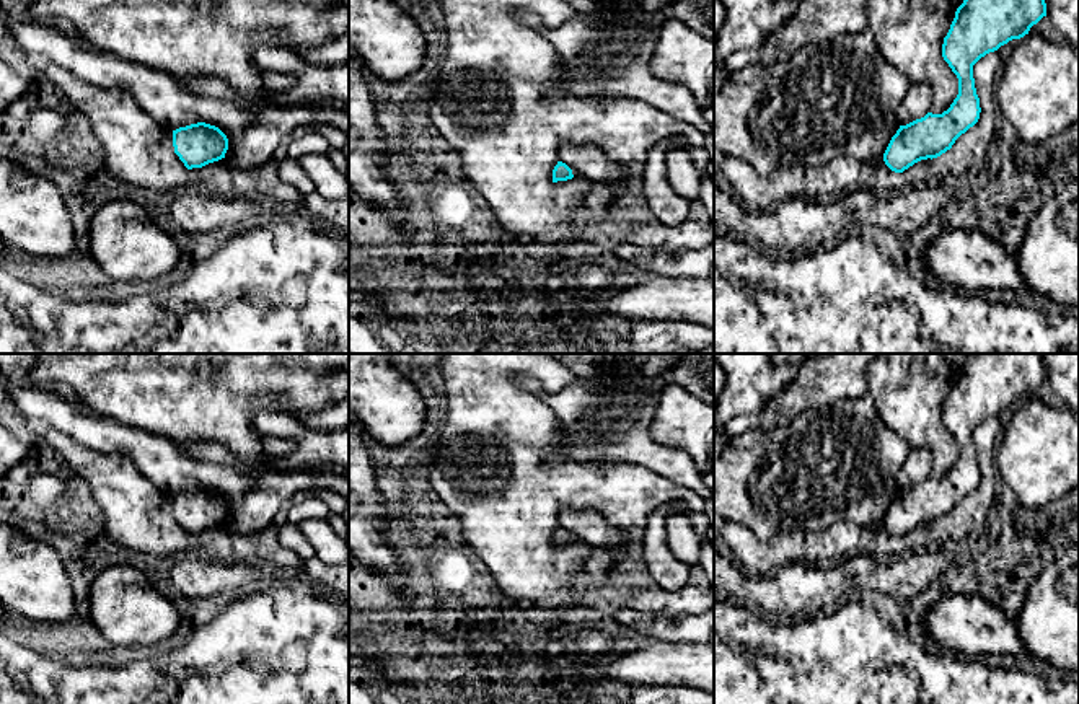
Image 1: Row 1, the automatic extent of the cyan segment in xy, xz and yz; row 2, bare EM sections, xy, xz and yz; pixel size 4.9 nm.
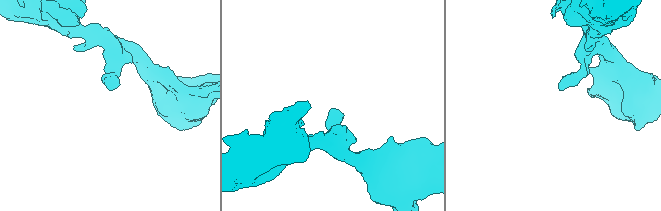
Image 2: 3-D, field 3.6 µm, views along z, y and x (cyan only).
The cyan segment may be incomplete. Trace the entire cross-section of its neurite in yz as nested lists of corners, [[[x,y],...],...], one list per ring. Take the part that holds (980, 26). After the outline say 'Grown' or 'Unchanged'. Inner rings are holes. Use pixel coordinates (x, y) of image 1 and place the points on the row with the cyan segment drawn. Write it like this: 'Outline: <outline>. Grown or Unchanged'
Outline: [[[963,0],[942,44],[942,57],[958,78],[958,95],[942,114],[927,112],[900,125],[885,153],[885,165],[903,173],[914,163],[937,158],[980,119],[973,65],[1012,39],[1028,34],[1046,16],[1045,0]]]. Unchanged

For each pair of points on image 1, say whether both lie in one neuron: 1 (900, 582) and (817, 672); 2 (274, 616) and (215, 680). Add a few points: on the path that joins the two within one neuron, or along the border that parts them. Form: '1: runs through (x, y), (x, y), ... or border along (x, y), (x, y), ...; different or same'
1: border along (864, 595), (877, 600); different
2: runs through (263, 633), (232, 664); same

